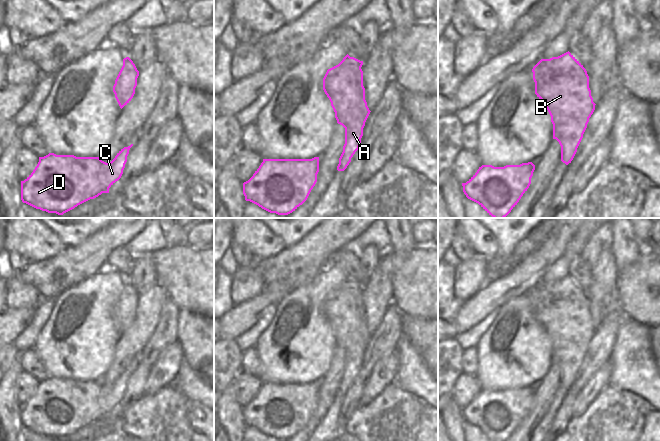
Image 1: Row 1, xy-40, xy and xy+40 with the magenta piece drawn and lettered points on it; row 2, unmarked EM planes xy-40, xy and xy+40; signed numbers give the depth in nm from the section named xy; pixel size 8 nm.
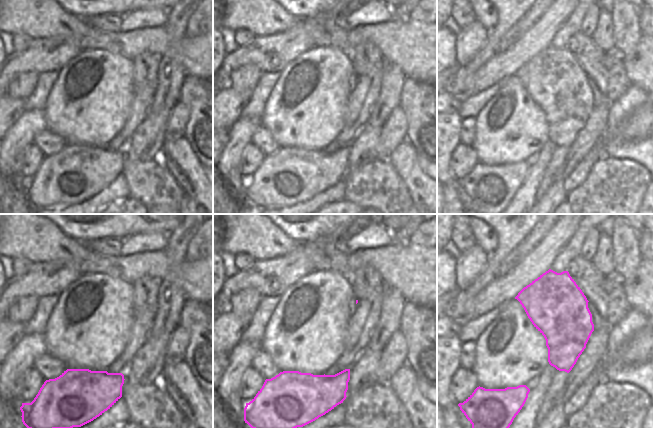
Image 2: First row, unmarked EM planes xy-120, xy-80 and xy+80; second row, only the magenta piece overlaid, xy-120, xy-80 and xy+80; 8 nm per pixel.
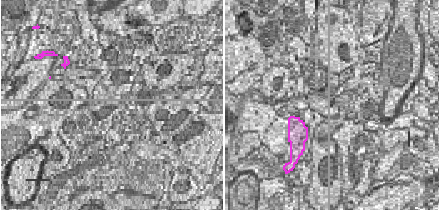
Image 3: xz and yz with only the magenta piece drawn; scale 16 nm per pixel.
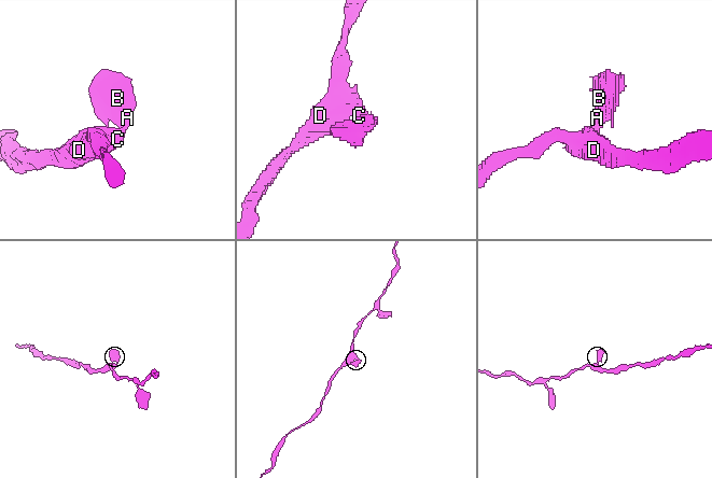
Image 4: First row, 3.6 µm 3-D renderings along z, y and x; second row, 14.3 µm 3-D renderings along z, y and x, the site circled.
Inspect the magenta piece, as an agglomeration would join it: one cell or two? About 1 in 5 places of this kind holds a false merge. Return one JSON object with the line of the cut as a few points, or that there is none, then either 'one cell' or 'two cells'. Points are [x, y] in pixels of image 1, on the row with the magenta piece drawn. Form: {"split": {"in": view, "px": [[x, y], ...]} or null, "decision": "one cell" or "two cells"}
{"split": null, "decision": "one cell"}

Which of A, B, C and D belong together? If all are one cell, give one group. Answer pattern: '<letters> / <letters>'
A B C D

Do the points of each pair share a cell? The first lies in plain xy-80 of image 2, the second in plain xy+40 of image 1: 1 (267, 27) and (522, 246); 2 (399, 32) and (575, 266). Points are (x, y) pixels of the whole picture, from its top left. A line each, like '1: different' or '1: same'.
1: different
2: different

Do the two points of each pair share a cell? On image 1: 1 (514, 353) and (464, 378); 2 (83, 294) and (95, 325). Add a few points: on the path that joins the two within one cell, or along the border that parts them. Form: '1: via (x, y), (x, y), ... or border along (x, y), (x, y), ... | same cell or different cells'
1: border along (475, 376), (483, 388) | different cells
2: via (92, 299), (93, 316) | same cell

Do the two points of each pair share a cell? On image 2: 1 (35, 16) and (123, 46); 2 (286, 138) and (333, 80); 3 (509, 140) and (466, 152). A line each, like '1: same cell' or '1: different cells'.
1: same cell
2: same cell
3: different cells

